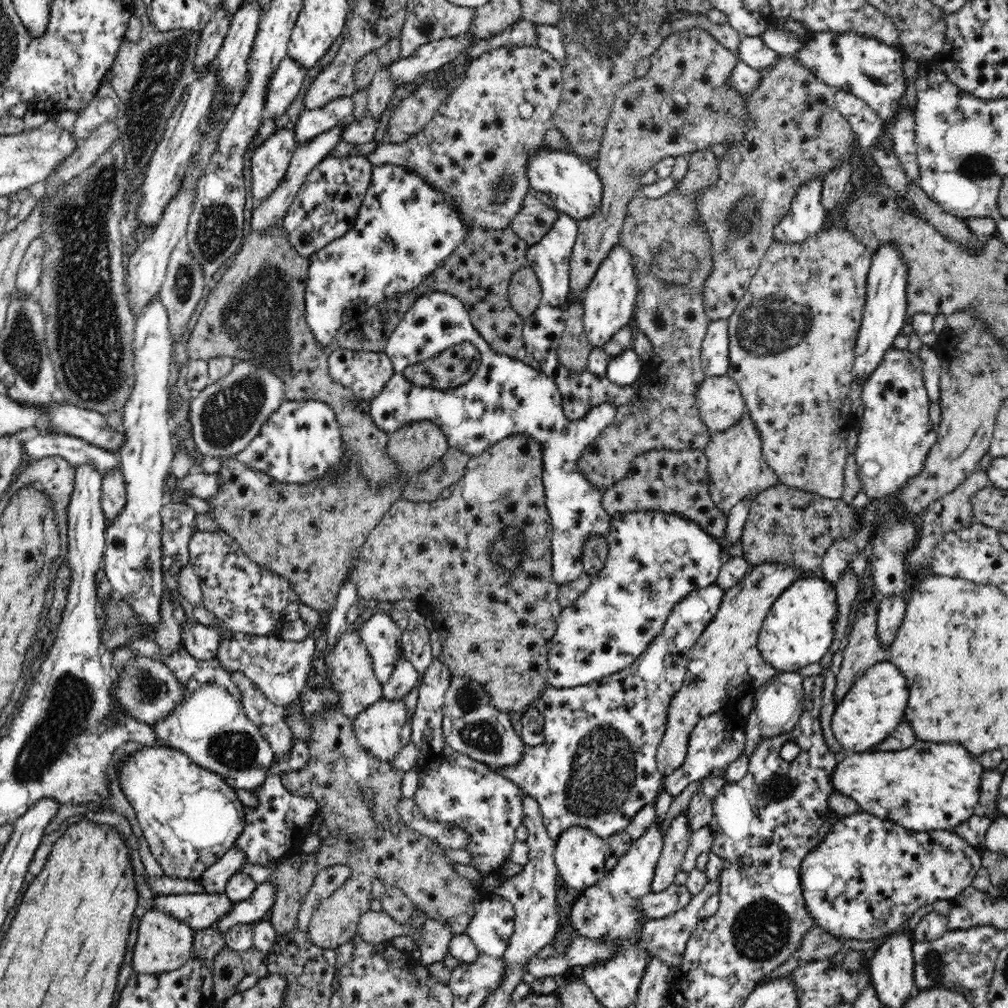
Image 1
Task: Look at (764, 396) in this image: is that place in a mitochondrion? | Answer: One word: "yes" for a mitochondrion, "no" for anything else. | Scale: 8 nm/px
no

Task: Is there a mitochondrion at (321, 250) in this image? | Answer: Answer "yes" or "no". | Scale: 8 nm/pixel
no

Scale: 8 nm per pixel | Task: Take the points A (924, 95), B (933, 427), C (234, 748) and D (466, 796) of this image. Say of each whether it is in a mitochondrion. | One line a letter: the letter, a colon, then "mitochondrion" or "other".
A: other
B: other
C: mitochondrion
D: other

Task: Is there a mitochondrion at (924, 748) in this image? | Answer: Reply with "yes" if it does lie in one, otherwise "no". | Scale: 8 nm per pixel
no

